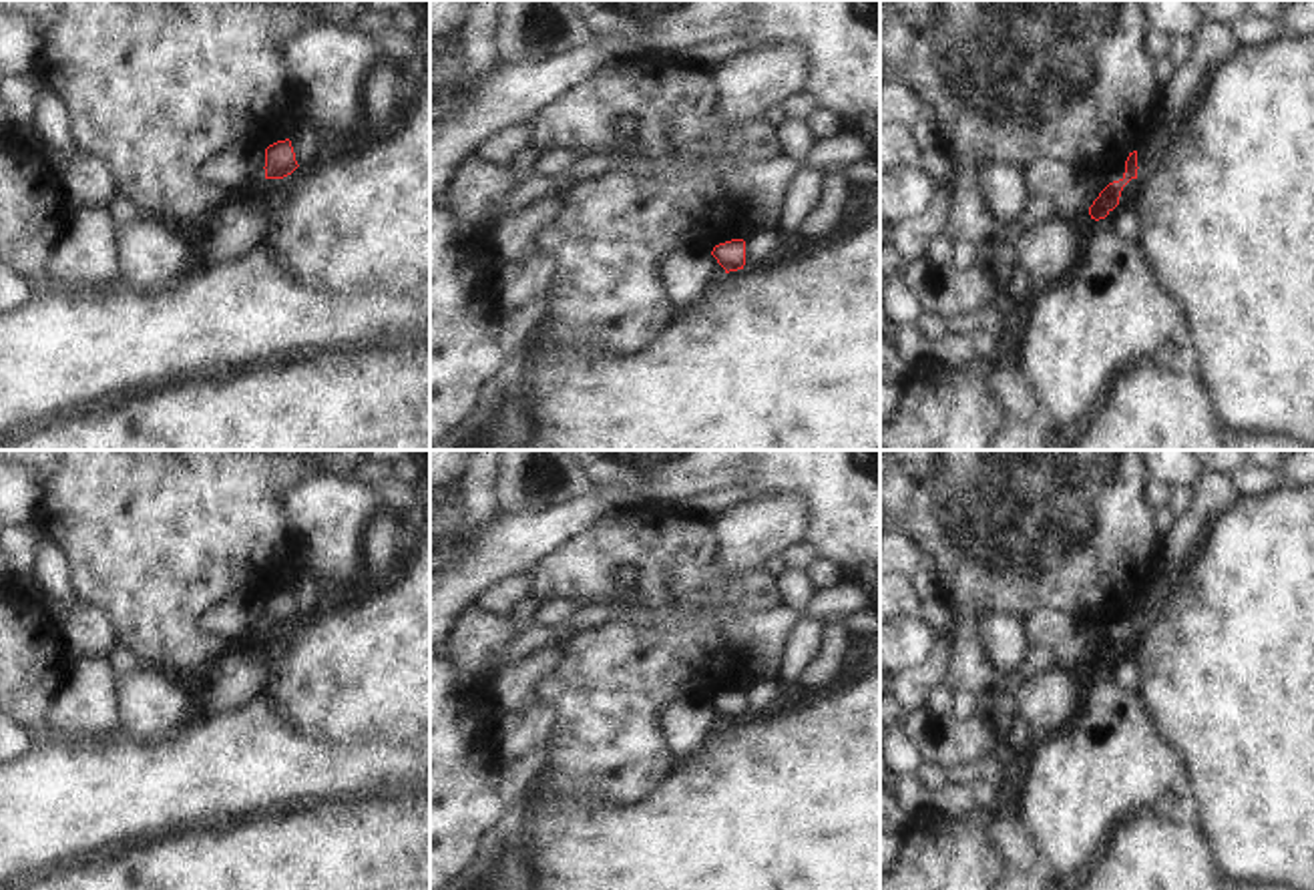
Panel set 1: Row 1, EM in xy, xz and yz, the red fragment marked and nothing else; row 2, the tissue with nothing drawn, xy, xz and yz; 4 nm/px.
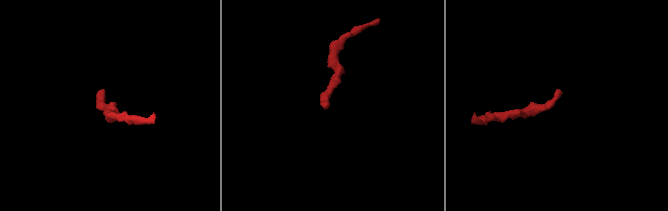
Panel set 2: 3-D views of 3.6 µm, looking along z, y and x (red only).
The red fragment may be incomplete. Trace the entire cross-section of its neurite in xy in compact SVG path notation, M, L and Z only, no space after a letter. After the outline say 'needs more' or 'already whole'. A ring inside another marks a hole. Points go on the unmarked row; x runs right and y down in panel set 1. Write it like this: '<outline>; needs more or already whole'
M277 591L265 599L265 629L283 629L297 619L291 591Z; already whole

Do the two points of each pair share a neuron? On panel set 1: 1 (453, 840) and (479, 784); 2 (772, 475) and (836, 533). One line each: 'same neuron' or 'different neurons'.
1: same neuron
2: same neuron

